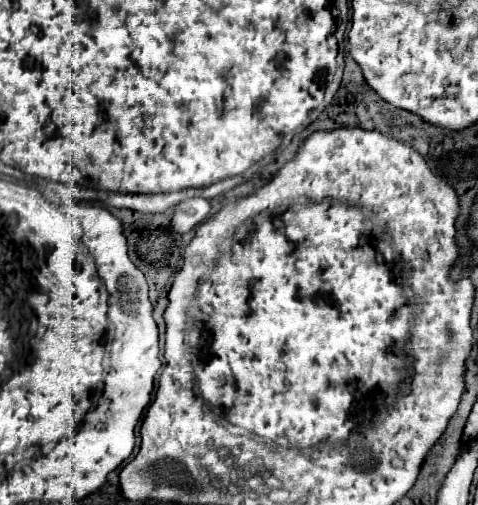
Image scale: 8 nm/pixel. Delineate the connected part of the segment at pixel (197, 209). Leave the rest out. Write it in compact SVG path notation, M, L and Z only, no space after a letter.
M190 198L174 208L172 228L174 232L188 234L190 230L196 230L202 222L206 222L212 214L212 204L206 198Z

